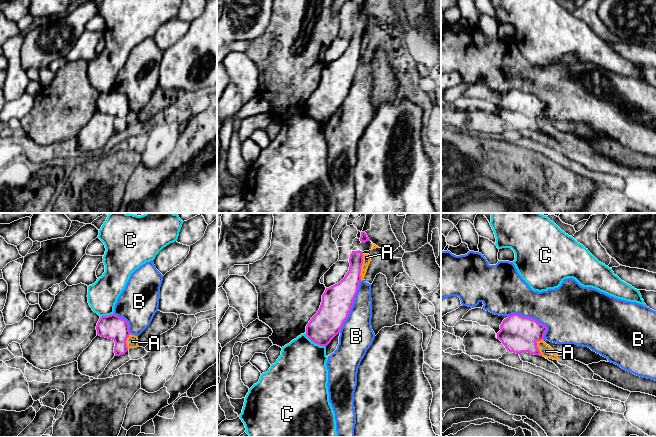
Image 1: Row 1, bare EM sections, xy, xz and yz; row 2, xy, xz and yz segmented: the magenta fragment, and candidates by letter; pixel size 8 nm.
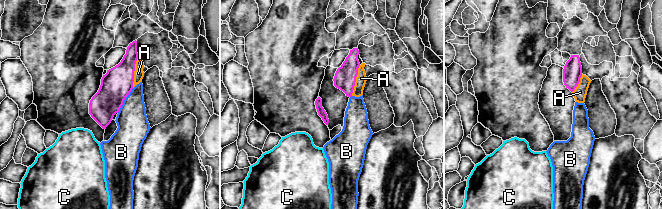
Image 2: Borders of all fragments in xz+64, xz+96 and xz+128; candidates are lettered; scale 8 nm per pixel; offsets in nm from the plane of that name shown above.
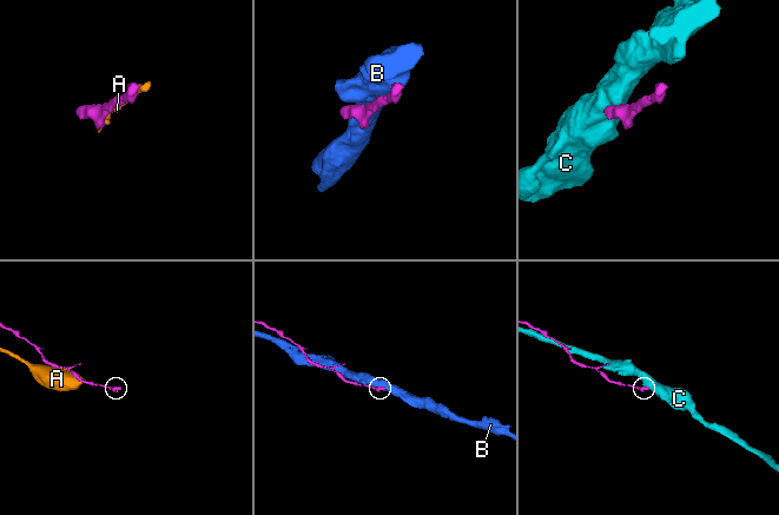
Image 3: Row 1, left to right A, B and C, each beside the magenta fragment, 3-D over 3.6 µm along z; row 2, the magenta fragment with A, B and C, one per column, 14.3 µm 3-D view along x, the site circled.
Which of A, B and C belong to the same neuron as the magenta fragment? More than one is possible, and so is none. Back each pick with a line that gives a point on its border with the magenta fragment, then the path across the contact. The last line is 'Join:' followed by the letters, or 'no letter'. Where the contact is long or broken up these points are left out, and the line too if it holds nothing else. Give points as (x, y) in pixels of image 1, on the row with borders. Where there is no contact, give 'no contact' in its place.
Join: no letter

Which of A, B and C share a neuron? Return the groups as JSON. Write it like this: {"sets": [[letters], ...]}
{"sets": [["A"], ["B"], ["C"]]}

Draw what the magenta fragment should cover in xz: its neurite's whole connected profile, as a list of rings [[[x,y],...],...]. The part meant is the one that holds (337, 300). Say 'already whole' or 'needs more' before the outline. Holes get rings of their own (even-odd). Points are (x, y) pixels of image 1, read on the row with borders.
already whole; [[[352,251],[349,271],[337,284],[326,288],[317,313],[306,326],[306,336],[315,344],[327,346],[340,332],[349,316],[361,281],[363,252]]]

